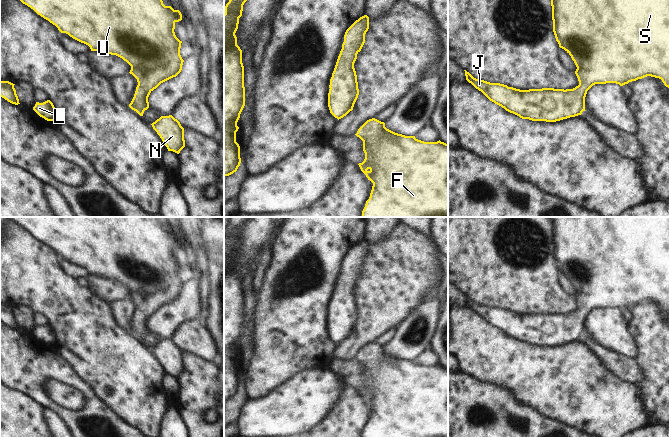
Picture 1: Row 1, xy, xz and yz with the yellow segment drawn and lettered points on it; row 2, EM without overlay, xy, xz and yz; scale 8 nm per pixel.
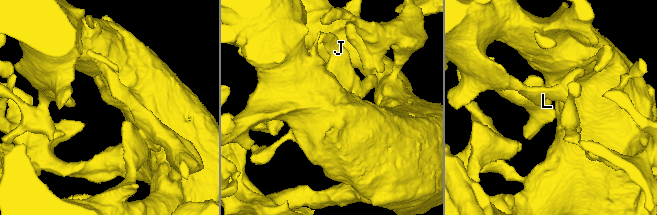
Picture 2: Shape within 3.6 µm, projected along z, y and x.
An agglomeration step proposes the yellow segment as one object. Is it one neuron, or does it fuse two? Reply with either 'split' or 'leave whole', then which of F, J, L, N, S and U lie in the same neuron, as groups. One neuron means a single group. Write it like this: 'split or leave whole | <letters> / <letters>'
leave whole | F J L N S U

